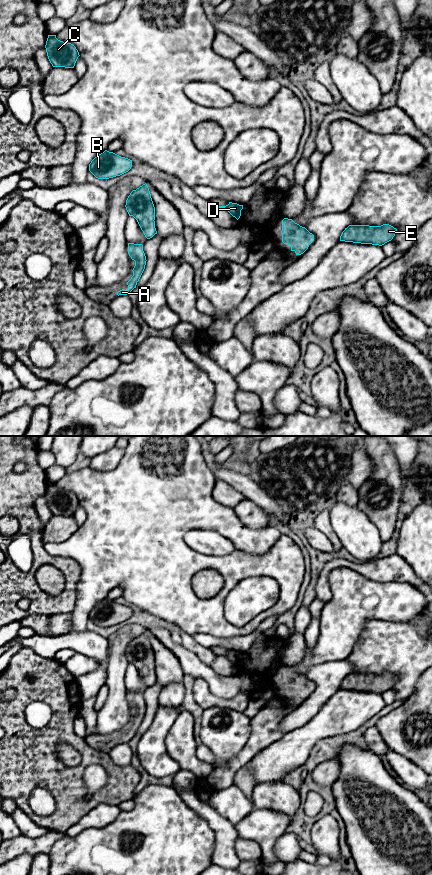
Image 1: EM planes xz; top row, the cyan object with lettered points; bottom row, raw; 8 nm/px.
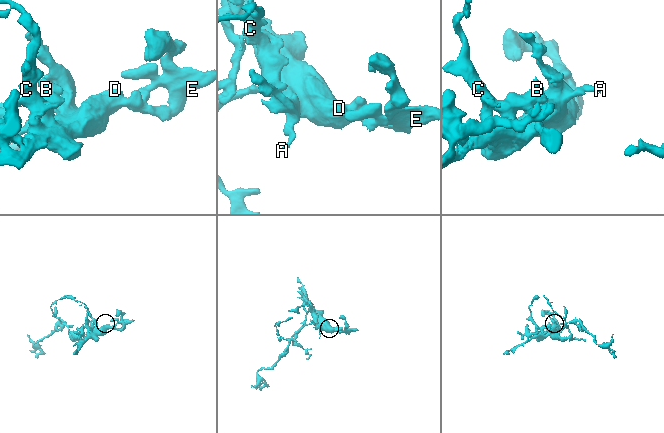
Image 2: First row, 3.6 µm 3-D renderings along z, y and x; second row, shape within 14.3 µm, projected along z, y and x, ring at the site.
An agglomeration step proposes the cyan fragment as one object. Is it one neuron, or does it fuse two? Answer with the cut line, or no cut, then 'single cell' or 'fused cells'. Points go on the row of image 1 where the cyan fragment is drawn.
cut none; single cell

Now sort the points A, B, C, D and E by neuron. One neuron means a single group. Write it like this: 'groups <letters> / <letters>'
groups A B C D E

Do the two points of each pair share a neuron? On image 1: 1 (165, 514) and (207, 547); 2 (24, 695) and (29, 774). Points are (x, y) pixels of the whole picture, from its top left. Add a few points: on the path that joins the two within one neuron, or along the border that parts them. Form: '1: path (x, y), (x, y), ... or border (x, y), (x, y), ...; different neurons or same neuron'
1: border (211, 530), (189, 530), (183, 539); different neurons
2: path (18, 715), (18, 727), (27, 736), (27, 754); same neuron

